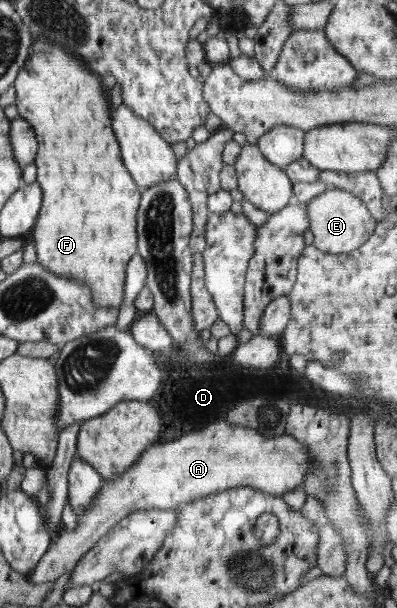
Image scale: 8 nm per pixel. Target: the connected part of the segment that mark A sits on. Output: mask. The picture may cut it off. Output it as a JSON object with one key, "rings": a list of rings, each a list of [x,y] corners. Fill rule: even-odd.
{"rings":[[[219,420],[217,422],[209,424],[209,426],[206,426],[205,428],[198,430],[197,432],[194,432],[193,434],[189,434],[189,436],[183,436],[183,438],[180,438],[179,440],[173,440],[173,442],[167,442],[164,444],[157,444],[152,445],[148,448],[148,450],[145,450],[143,454],[139,458],[137,458],[136,464],[129,470],[127,470],[124,474],[121,474],[118,476],[117,479],[111,480],[111,481],[105,481],[101,483],[101,490],[97,490],[97,496],[93,498],[93,502],[91,502],[91,506],[87,506],[85,508],[85,512],[81,514],[77,518],[77,528],[73,528],[73,530],[69,531],[68,529],[62,529],[58,537],[52,541],[51,546],[49,546],[49,550],[41,557],[41,560],[37,563],[37,566],[35,566],[35,569],[33,569],[33,572],[29,574],[28,578],[30,582],[33,582],[33,584],[45,584],[45,582],[51,582],[51,580],[57,580],[60,576],[63,576],[63,574],[70,573],[74,568],[75,565],[79,562],[79,559],[83,557],[91,548],[93,548],[93,545],[99,541],[99,539],[102,539],[104,535],[111,530],[115,525],[118,524],[119,521],[123,520],[123,518],[129,516],[129,514],[134,513],[135,511],[140,511],[143,509],[175,509],[177,506],[179,506],[179,503],[187,503],[195,500],[197,497],[204,497],[208,494],[217,494],[221,491],[232,489],[232,488],[239,488],[239,487],[251,487],[254,489],[259,489],[265,491],[267,494],[271,494],[273,496],[282,496],[286,492],[291,492],[291,490],[295,490],[297,486],[301,486],[301,484],[304,483],[304,481],[307,479],[307,476],[311,472],[317,472],[317,470],[313,469],[313,457],[311,457],[311,453],[309,453],[309,447],[305,445],[305,443],[301,443],[301,441],[295,439],[295,437],[283,433],[282,435],[276,436],[276,437],[270,437],[262,435],[257,429],[249,428],[245,426],[238,426],[237,424],[229,423],[227,420]]]}

